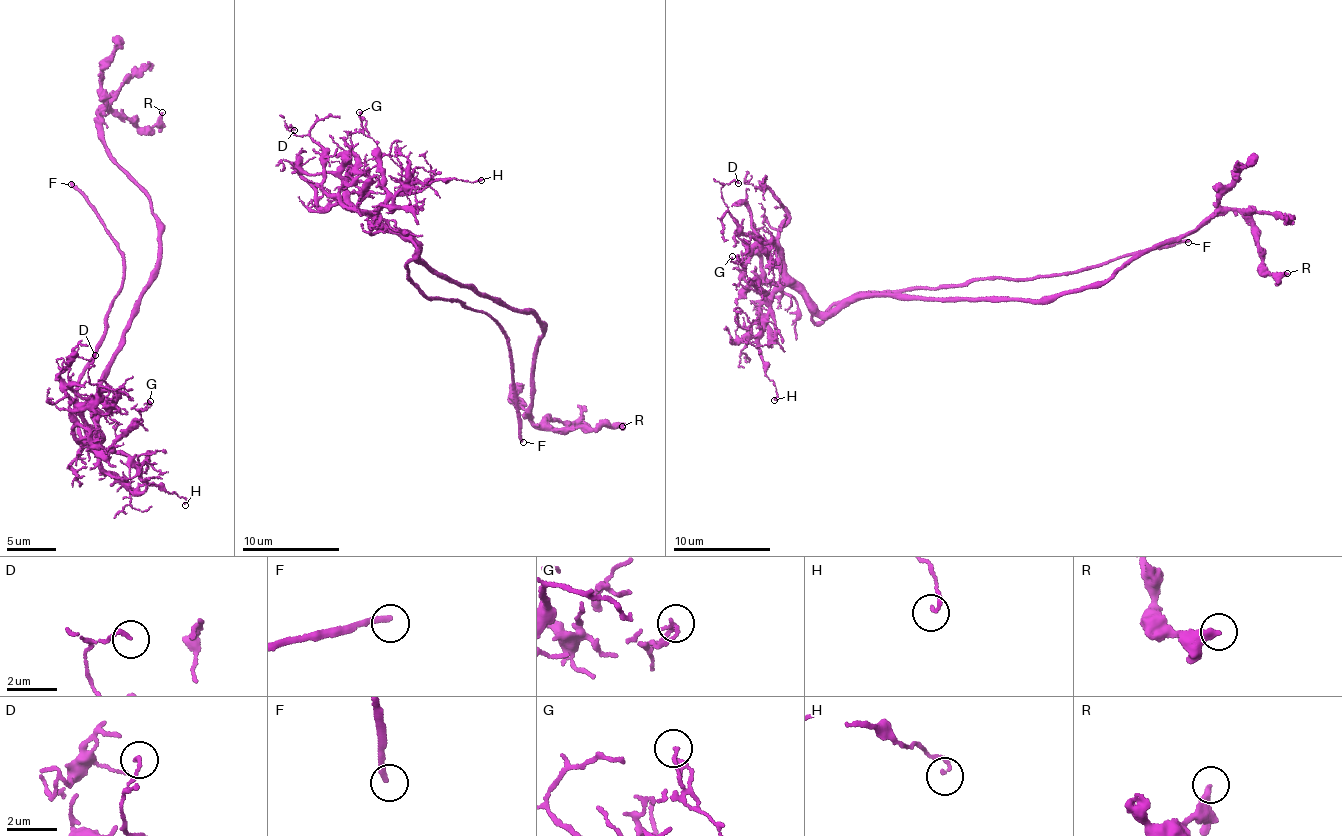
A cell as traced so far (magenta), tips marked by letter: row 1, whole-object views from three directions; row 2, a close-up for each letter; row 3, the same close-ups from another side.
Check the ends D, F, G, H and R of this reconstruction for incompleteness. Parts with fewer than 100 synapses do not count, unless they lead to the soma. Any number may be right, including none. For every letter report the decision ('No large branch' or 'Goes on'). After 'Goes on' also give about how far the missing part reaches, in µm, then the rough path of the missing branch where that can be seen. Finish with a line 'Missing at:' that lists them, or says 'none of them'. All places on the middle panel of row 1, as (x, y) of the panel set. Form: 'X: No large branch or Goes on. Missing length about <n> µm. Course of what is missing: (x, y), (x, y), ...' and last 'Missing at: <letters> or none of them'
D: No large branch
F: Goes on. Missing length about 30 µm
G: No large branch
H: No large branch
R: No large branch
Missing at: F

